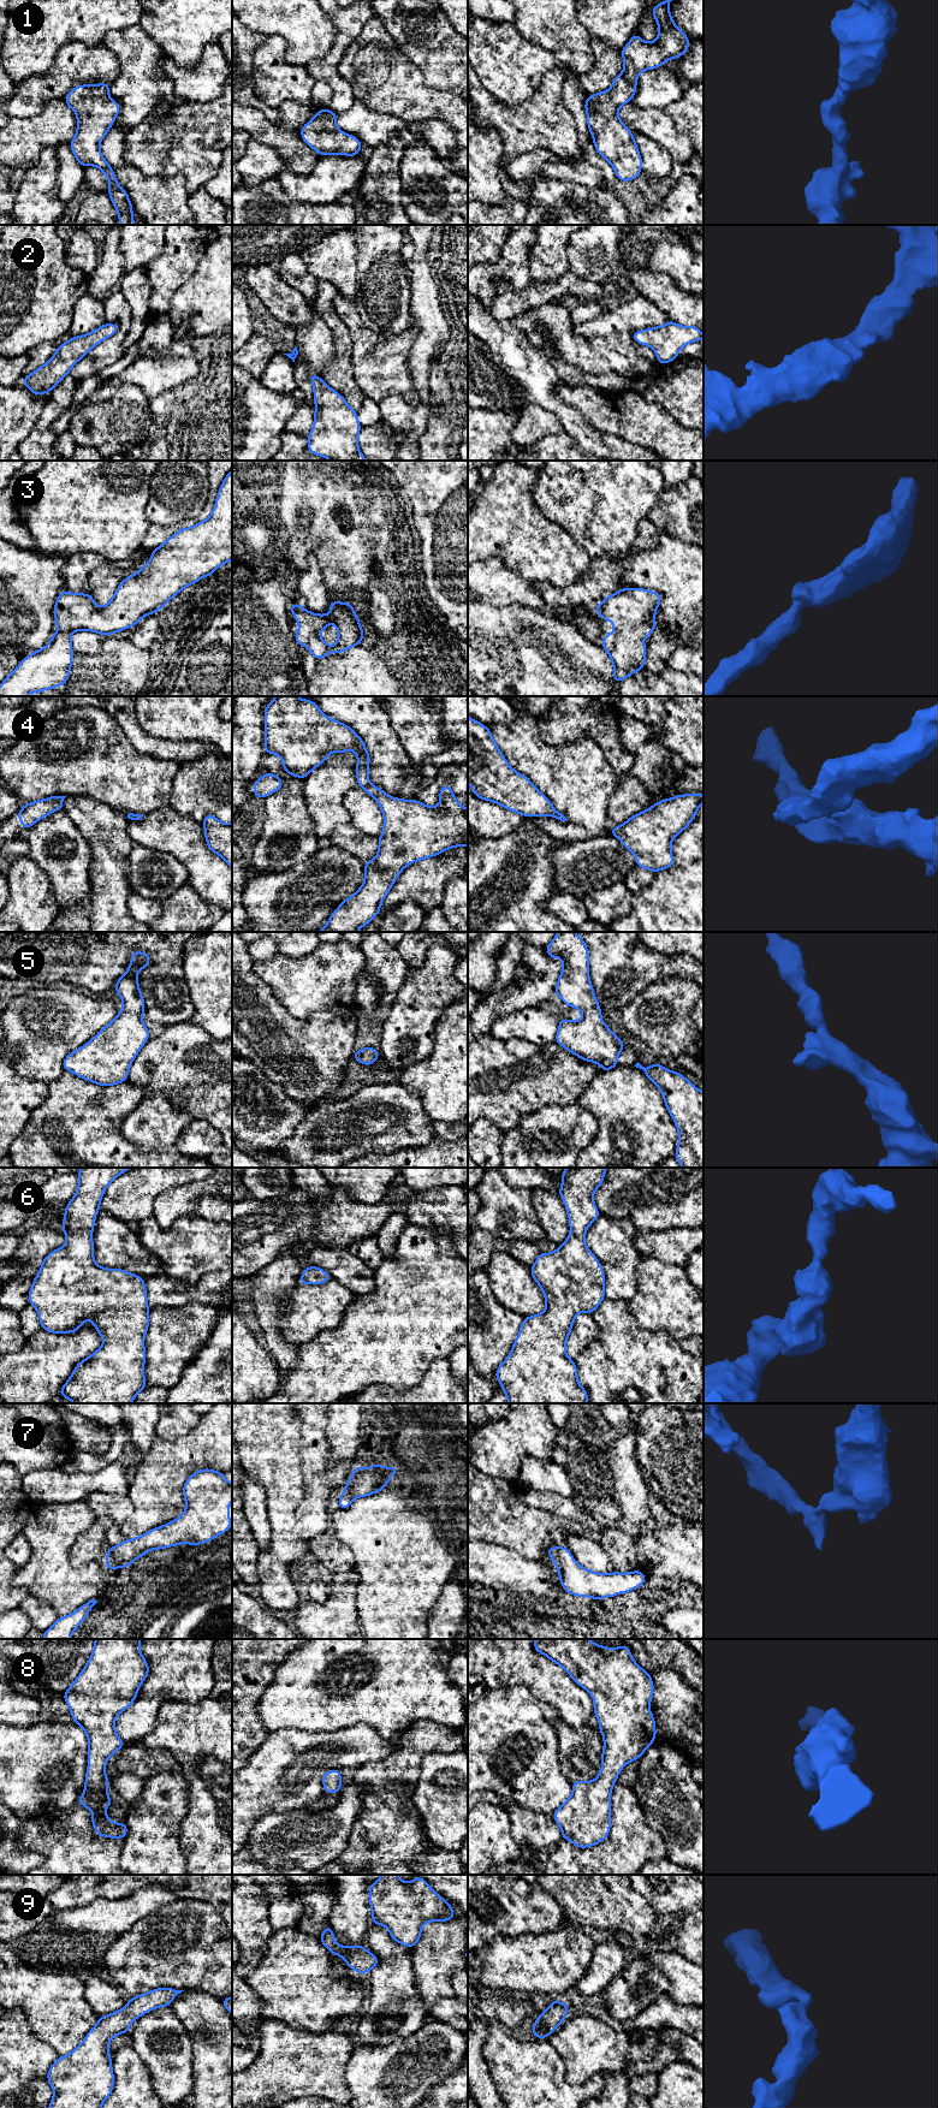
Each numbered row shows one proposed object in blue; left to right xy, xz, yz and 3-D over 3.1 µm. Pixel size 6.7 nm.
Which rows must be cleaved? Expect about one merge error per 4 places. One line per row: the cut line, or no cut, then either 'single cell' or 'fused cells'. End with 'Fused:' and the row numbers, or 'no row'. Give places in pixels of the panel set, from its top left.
1: cut none; single cell
2: cut none; single cell
3: cut none; single cell
4: cut xz (369, 784), (363, 788); fused cells
5: cut none; single cell
6: cut none; single cell
7: cut xy (110, 1548), (110, 1556), (119, 1566); fused cells
8: cut none; single cell
9: cut none; single cell
Fused: 4, 7

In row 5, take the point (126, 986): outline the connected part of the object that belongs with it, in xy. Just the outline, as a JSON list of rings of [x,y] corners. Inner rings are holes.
[[[132,951],[127,972],[114,985],[115,992],[123,1000],[123,1010],[93,1039],[65,1057],[63,1062],[64,1070],[69,1070],[78,1077],[103,1087],[118,1085],[127,1080],[131,1063],[149,1040],[149,1031],[142,1020],[142,1015],[146,1013],[144,999],[136,978],[138,972],[149,964],[150,956],[147,952]]]

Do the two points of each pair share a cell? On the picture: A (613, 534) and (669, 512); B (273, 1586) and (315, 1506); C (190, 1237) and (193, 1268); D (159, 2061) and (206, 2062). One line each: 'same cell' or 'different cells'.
A: different cells
B: different cells
C: same cell
D: different cells

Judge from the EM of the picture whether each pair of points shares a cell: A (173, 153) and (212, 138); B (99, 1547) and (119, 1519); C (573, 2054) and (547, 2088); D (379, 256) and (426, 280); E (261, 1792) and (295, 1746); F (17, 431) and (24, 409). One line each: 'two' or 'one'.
A: two
B: two
C: two
D: two
E: one
F: one

